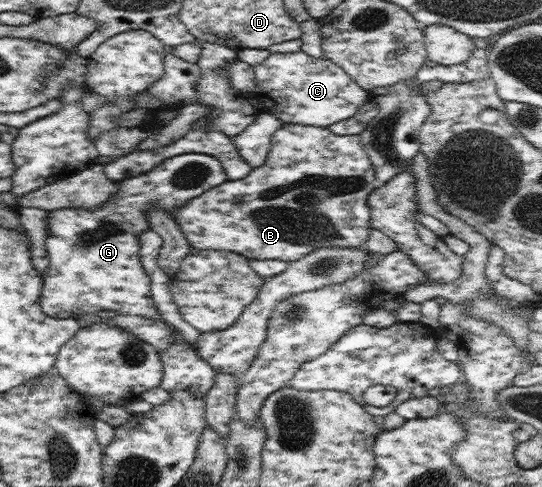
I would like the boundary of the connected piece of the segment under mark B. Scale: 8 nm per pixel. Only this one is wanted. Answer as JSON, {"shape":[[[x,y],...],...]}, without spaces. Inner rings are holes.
{"shape":[[[284,123],[272,136],[268,157],[266,157],[266,161],[260,167],[252,168],[250,173],[241,180],[226,180],[215,188],[201,193],[198,197],[190,199],[177,211],[175,220],[177,225],[179,225],[181,233],[185,235],[185,238],[191,244],[191,248],[225,249],[226,251],[239,253],[239,255],[248,259],[279,259],[290,263],[298,261],[306,256],[307,253],[312,253],[323,247],[361,247],[369,238],[372,230],[368,196],[375,190],[378,184],[374,166],[362,145],[360,136],[339,136],[332,133],[328,127]]]}

